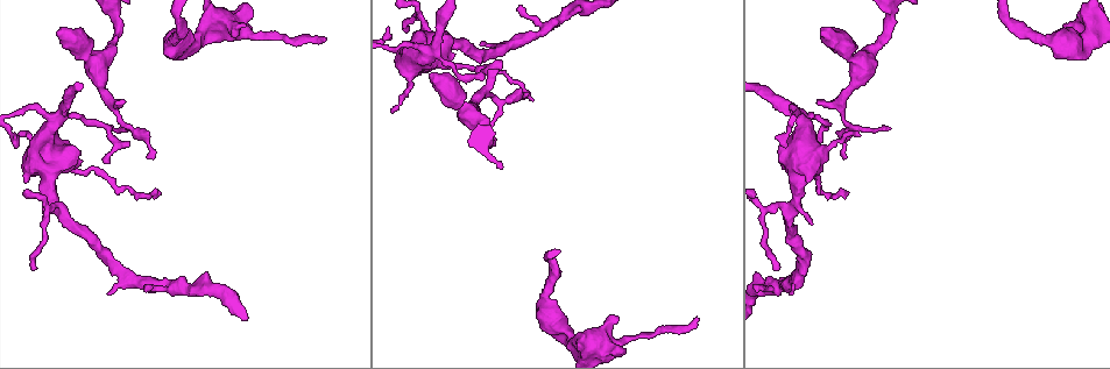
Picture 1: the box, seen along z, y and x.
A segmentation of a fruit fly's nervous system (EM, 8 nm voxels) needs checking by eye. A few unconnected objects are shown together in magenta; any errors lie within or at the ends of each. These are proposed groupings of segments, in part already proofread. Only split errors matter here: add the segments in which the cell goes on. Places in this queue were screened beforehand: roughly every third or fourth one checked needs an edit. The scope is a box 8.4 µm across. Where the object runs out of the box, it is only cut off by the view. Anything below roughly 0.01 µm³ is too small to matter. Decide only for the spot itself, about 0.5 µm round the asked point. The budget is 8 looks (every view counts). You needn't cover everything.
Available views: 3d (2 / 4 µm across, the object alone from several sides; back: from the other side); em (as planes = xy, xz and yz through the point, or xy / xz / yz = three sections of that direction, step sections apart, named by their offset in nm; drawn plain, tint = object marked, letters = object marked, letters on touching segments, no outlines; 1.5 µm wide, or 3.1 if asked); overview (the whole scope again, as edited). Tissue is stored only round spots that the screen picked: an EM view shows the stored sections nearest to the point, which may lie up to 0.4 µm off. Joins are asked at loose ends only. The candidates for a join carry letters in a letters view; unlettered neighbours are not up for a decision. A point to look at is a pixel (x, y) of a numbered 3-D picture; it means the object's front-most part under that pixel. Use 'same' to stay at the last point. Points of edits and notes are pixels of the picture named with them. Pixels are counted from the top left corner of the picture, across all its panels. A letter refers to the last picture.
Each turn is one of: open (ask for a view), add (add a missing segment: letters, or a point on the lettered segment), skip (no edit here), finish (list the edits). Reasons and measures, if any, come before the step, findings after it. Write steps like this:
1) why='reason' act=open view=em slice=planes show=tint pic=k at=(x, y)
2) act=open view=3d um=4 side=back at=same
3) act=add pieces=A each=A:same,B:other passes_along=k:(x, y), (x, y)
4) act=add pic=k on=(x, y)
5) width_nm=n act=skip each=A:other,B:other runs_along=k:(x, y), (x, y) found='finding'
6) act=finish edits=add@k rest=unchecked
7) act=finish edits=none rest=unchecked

why='free end' act=open view=3d um=2 side=back pic=1 at=(698, 318)

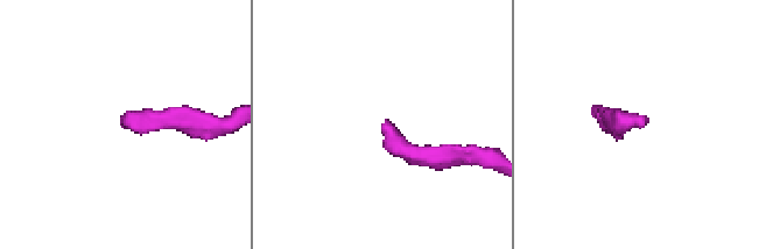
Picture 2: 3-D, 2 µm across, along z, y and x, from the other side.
act=open view=em slice=xy step=4 show=letters pic=2 at=(126, 116)

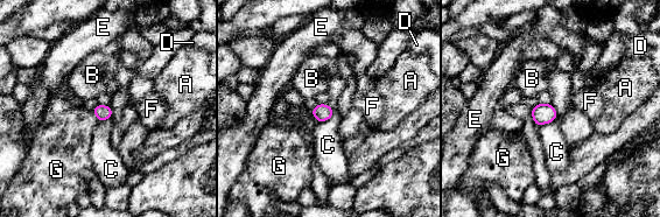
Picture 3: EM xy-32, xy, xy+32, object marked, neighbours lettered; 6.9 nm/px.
act=open view=em slice=planes show=letters at=same

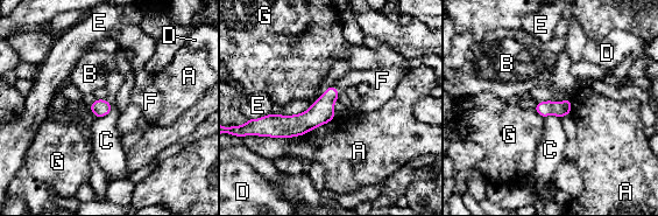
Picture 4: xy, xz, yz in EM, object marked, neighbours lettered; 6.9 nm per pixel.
act=add pieces=F each=A:other,B:other,C:other,D:other,E:other,F:same,G:other found='it goes on there'

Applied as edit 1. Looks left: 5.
why='see it whole again' act=open view=overview

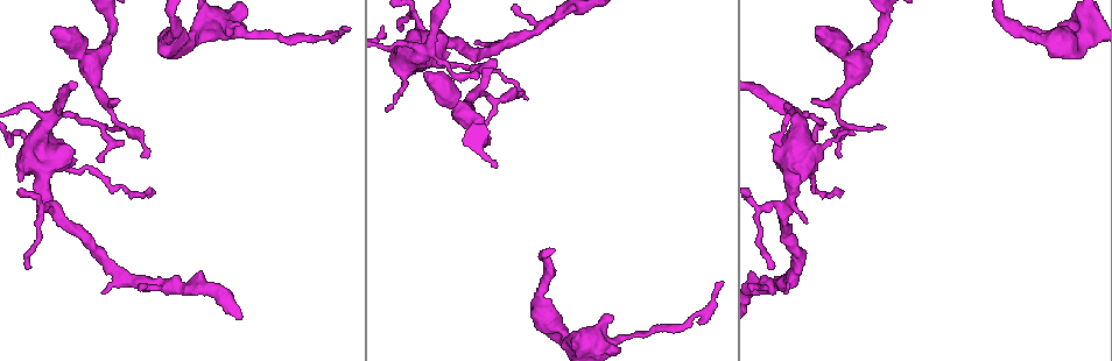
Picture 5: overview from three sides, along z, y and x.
why='free end' act=open view=3d um=4 side=back pic=5 at=(429, 71)

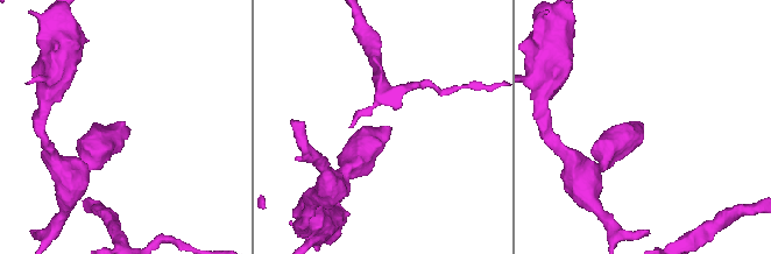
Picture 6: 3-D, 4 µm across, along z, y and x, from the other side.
why='now the EM' act=open view=em slice=planes show=letters pic=6 at=(124, 130)

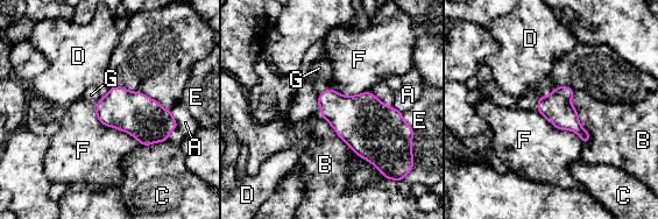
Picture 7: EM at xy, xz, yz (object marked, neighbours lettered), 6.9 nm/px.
longest_contact=F:400nm act=add pieces=G each=A:other,B:other,C:other,D:other,E:other,F:other,G:same passes_along=7:(132, 112), (99, 100), (91, 94) found='it goes on there'

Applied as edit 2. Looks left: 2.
act=finish edits=add@4,add@7 rest=unchecked

